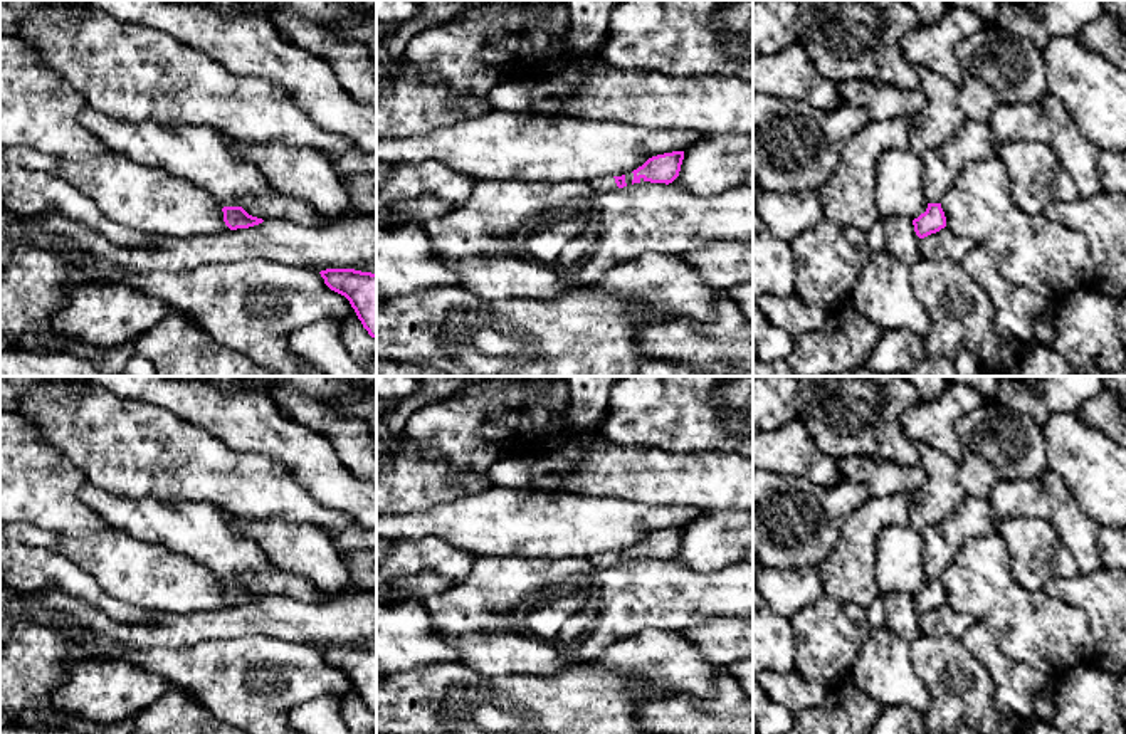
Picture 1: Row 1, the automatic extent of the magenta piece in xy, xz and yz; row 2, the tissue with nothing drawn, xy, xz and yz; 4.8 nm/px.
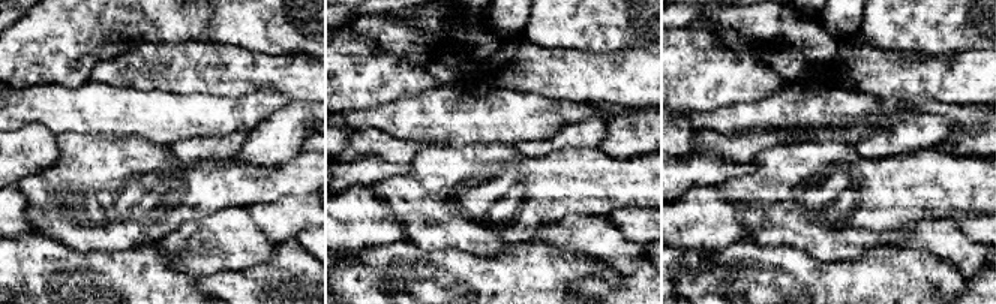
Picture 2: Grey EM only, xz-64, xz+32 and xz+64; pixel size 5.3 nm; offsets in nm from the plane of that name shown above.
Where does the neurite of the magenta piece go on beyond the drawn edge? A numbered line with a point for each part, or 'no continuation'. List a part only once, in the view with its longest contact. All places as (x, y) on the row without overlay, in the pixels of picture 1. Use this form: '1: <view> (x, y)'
1: xy (200, 531)

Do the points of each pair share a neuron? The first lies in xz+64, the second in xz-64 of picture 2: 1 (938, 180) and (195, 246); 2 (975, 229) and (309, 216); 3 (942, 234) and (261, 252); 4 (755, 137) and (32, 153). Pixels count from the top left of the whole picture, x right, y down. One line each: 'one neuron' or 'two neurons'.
1: two neurons
2: one neuron
3: one neuron
4: one neuron

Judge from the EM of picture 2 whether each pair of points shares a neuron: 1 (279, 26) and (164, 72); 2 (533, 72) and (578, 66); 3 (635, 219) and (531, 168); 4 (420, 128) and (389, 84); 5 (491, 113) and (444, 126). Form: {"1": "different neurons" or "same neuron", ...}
{"1": "different neurons", "2": "same neuron", "3": "different neurons", "4": "different neurons", "5": "same neuron"}

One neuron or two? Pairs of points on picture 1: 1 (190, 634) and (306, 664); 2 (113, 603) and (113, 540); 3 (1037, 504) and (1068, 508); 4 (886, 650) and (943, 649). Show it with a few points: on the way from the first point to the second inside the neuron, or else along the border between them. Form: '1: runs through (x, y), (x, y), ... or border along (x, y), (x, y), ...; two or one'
1: border along (252, 634), (231, 639), (205, 639), (175, 649); two
2: border along (83, 570), (106, 592), (150, 610); two
3: border along (1039, 479), (1051, 501), (1051, 518); two
4: border along (908, 644), (913, 654), (913, 669), (925, 687); two

